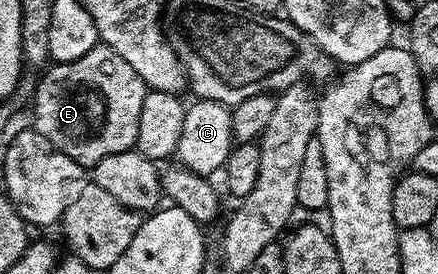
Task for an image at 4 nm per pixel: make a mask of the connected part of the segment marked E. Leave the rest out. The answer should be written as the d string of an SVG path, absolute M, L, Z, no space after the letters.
M97 43L90 51L86 51L86 55L82 55L82 59L53 64L44 75L44 81L35 82L30 112L34 118L34 128L41 132L58 152L68 155L74 163L91 167L106 159L106 155L118 155L135 146L138 115L142 115L146 86L138 77L138 72L134 71L130 63L126 63L117 51L108 45Z

